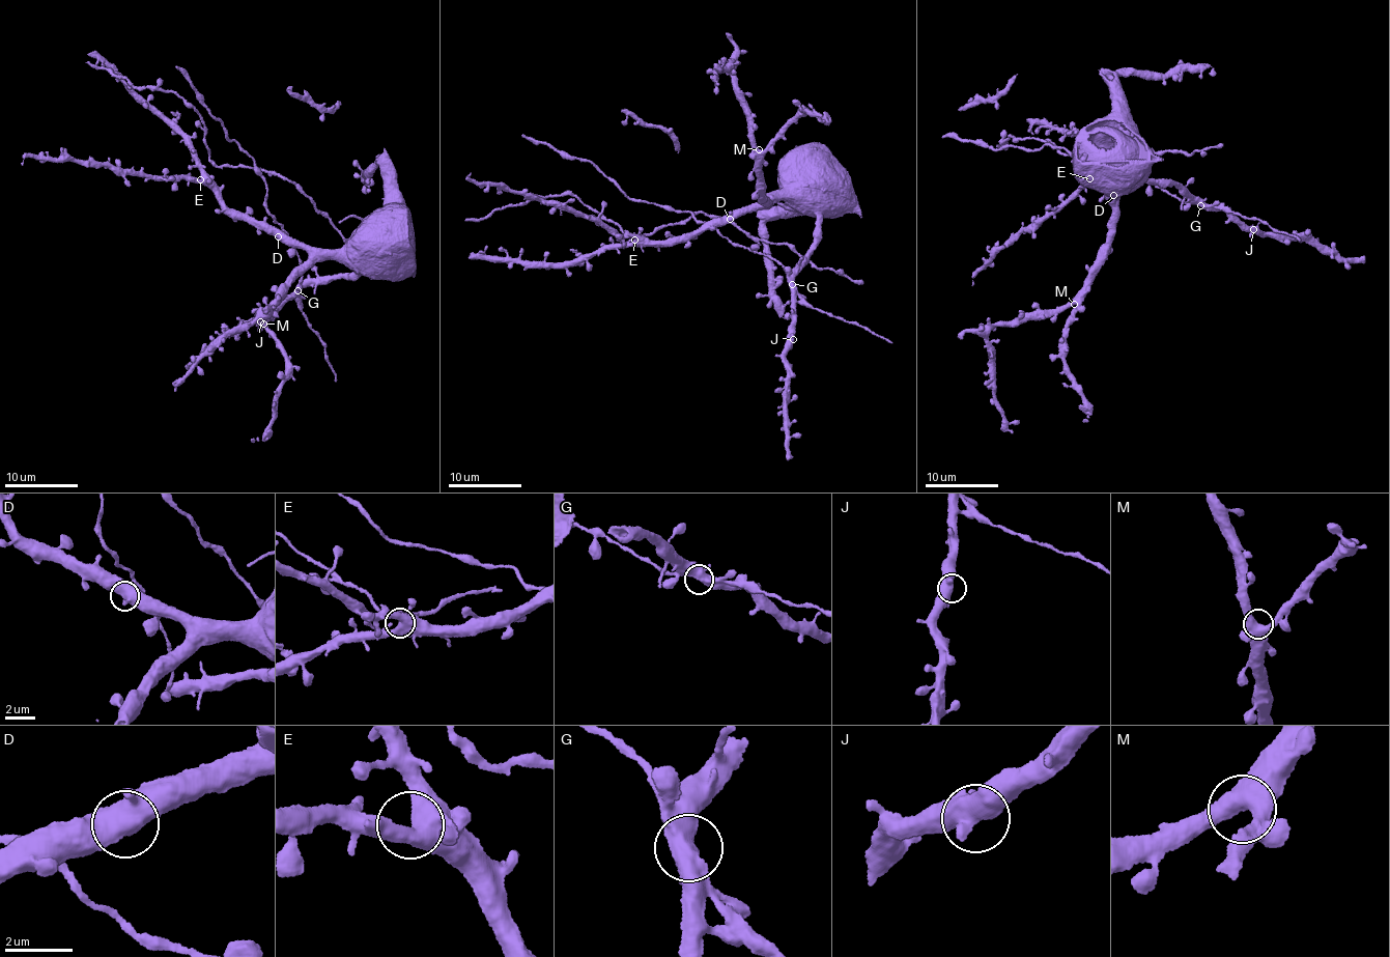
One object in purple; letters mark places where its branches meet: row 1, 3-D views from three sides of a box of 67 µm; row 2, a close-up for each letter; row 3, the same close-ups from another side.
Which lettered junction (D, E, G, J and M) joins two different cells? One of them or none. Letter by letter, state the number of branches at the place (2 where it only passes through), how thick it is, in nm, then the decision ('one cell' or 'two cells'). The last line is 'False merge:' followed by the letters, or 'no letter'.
D: 3 | 480 nm | one cell
E: 3 | 480 nm | one cell
G: 3 | 440 nm | one cell
J: 3 | 440 nm | one cell
M: 3 | 480 nm | one cell
False merge: no letter

